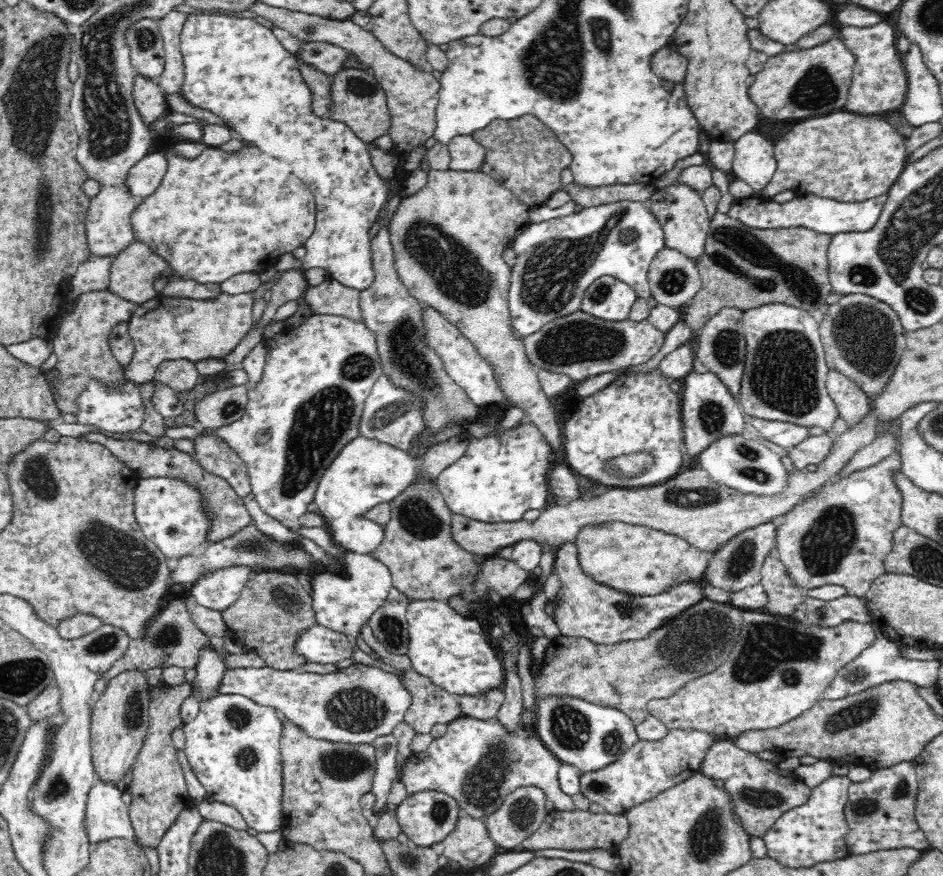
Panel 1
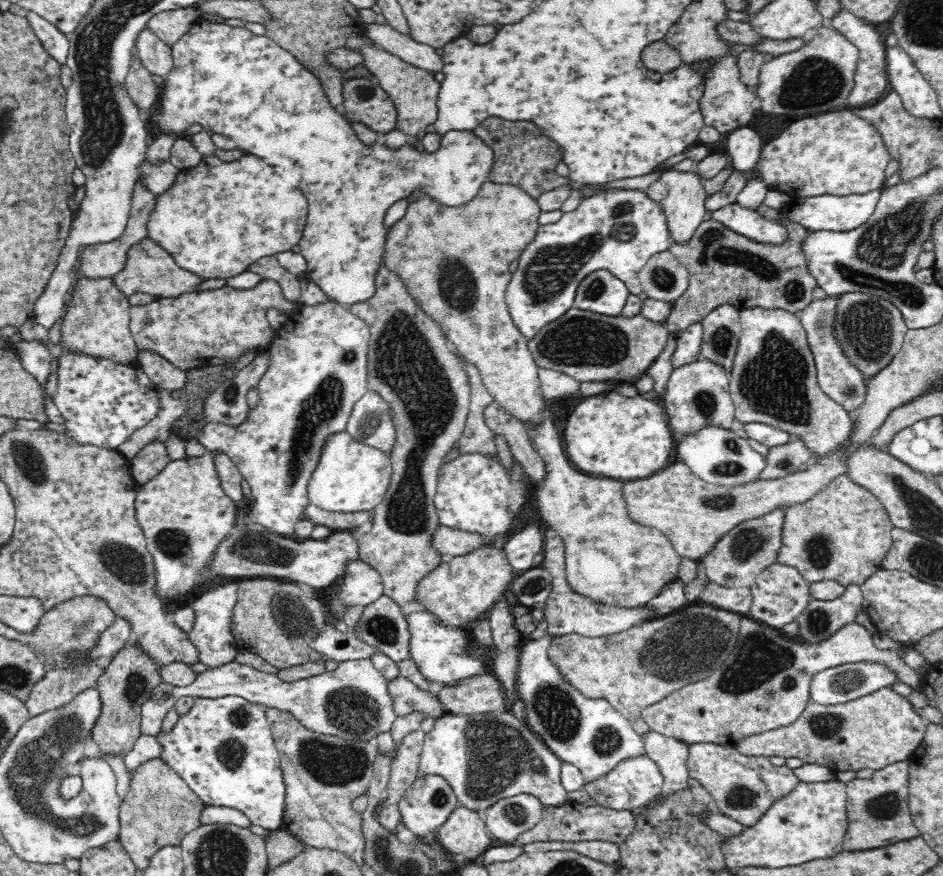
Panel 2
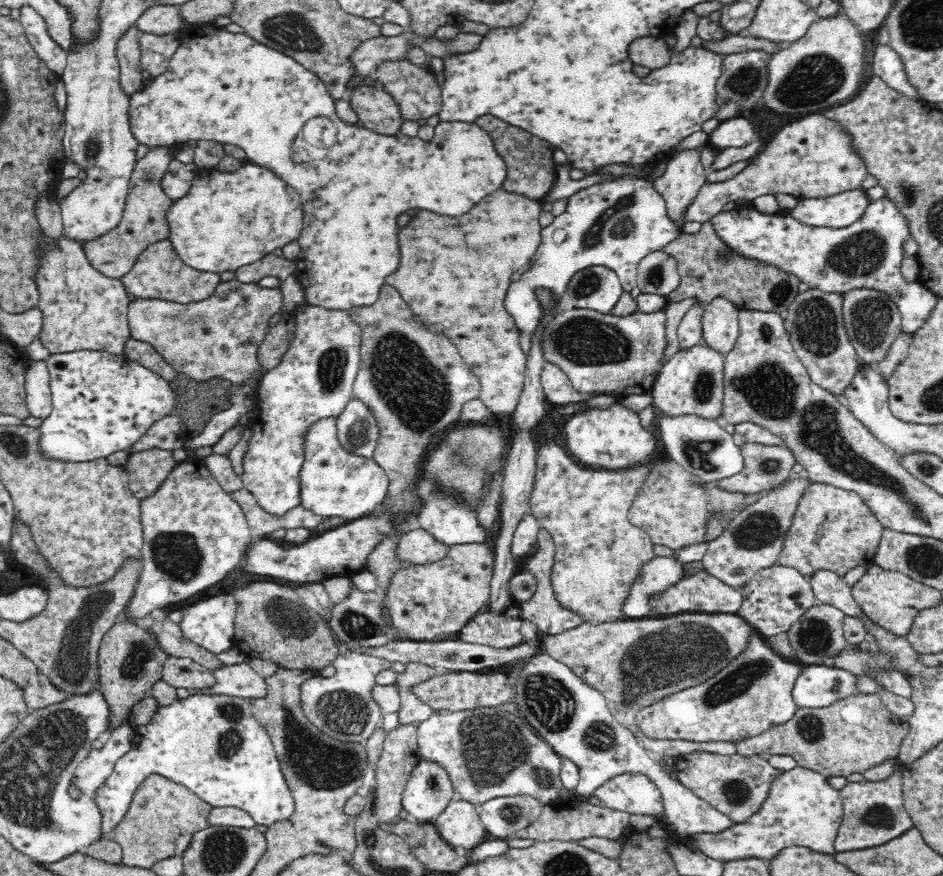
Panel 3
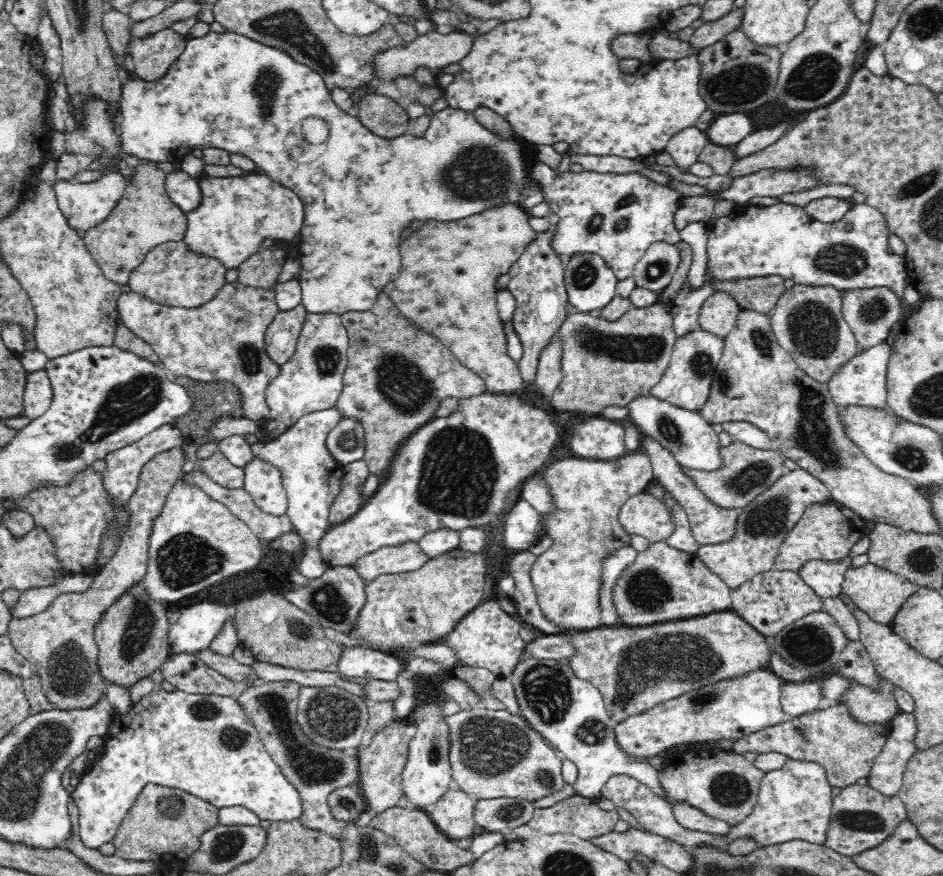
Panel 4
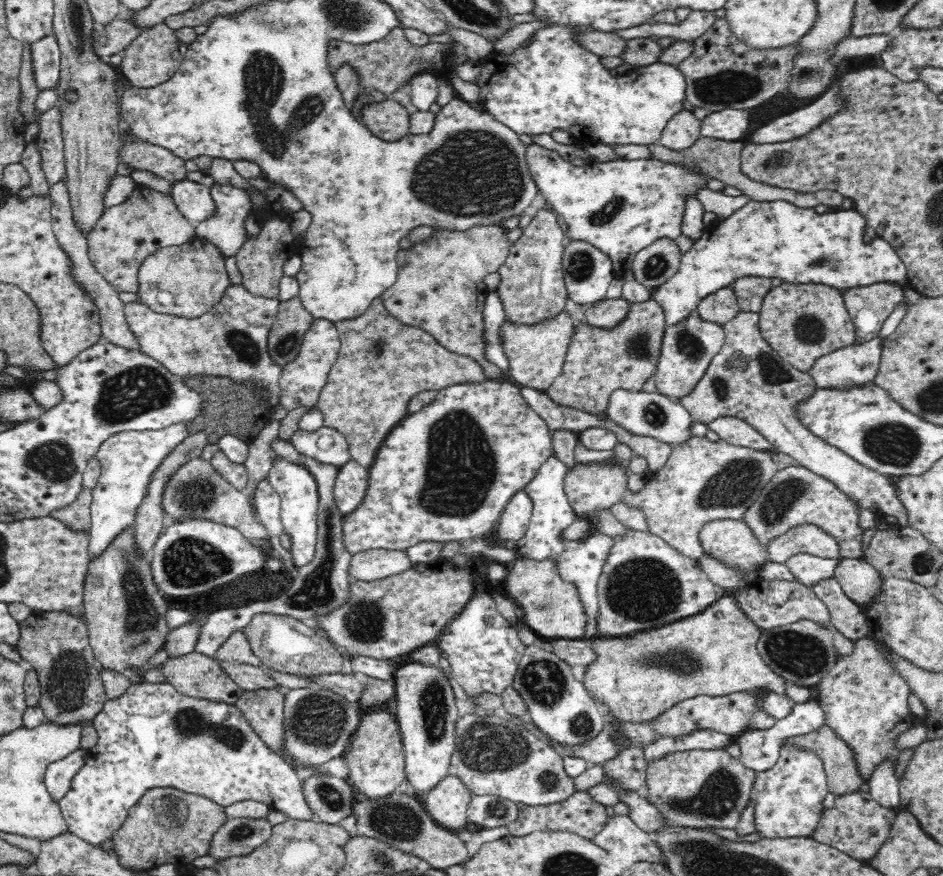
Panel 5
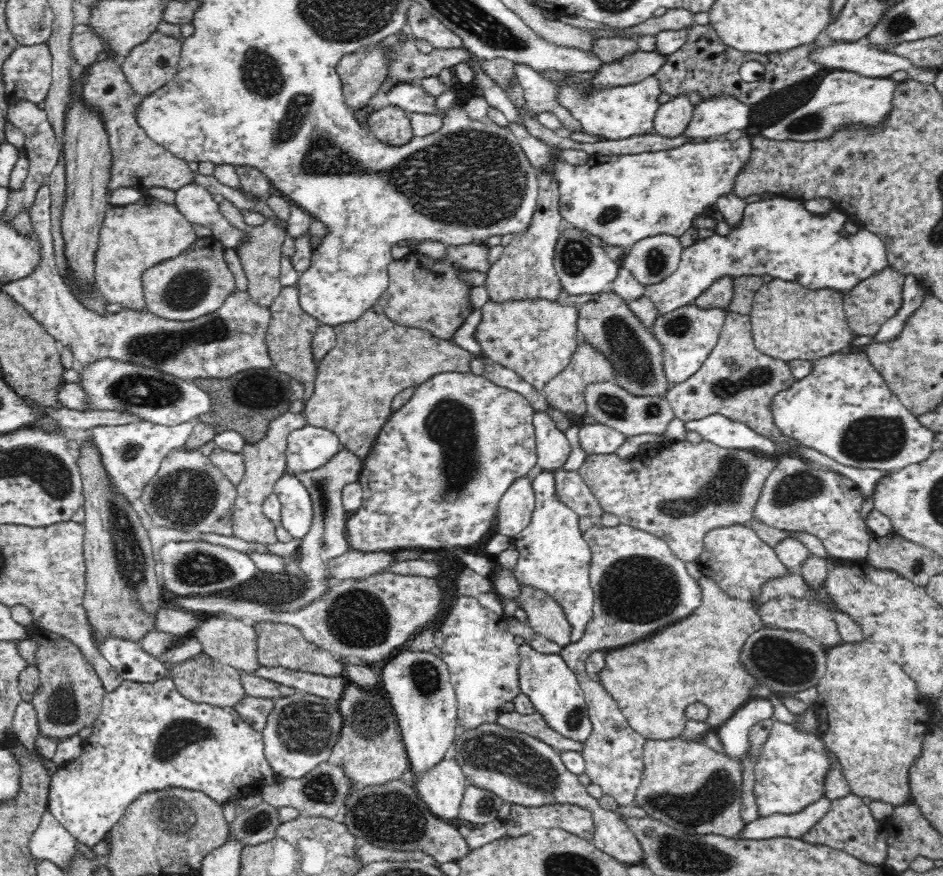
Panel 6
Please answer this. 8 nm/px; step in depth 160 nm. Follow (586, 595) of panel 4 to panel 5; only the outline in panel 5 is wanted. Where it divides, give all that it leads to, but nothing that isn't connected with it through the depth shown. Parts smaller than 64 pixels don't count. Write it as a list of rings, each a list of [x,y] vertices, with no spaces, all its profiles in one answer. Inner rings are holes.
[[[633,455],[630,458],[627,466],[621,466],[612,460],[611,463],[608,461],[603,462],[588,462],[588,463],[577,463],[574,468],[567,470],[564,482],[564,491],[568,497],[568,502],[574,511],[576,518],[574,520],[582,520],[589,523],[589,525],[594,525],[591,528],[589,537],[592,534],[600,533],[599,526],[597,526],[598,513],[600,511],[609,509],[616,503],[623,500],[623,496],[630,492],[629,490],[629,476],[631,474],[641,474],[644,475],[649,472],[649,464],[644,457],[639,457],[638,455]],[[553,558],[544,560],[518,559],[508,566],[509,574],[503,584],[505,594],[524,610],[524,623],[541,638],[582,639],[588,618],[581,605],[577,586],[559,573]]]

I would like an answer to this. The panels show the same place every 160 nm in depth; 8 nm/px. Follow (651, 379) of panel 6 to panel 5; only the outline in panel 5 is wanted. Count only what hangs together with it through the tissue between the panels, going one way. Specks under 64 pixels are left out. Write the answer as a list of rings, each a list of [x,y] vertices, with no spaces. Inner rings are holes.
[[[625,298],[604,299],[592,305],[579,316],[590,326],[612,330],[628,314],[631,303]]]

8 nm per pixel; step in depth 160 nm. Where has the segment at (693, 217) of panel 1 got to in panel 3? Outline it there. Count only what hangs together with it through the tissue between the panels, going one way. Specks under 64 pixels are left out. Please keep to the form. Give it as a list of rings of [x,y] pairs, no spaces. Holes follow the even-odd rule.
[[[700,150],[674,154],[666,162],[664,172],[650,179],[658,194],[665,200],[668,217],[680,226],[684,224],[688,207],[707,183],[706,168],[700,161]]]

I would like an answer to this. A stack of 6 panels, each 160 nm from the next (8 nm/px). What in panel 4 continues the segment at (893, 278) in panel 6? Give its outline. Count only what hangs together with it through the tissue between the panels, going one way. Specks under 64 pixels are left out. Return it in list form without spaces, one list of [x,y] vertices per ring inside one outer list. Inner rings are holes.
[[[886,287],[843,291],[843,317],[854,333],[858,351],[870,350],[880,343],[887,342],[887,338],[894,332],[892,326],[898,322],[900,316],[900,299]]]

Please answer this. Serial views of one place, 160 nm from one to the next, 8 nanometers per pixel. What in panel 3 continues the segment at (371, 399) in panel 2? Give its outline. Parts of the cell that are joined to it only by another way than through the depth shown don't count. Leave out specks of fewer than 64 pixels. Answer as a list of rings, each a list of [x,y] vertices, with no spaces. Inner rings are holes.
[[[353,397],[337,418],[336,427],[338,440],[348,452],[366,458],[373,456],[380,438],[380,425],[365,402]]]

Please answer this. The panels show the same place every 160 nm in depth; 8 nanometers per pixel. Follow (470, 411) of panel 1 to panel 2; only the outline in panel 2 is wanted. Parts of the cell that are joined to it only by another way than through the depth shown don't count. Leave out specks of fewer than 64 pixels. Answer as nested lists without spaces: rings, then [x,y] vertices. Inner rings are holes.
[[[385,261],[380,264],[378,272],[376,272],[376,288],[374,294],[364,300],[364,302],[358,302],[348,307],[352,314],[355,314],[358,318],[361,318],[369,326],[371,337],[369,338],[369,351],[368,351],[368,389],[370,391],[376,391],[386,402],[389,402],[390,411],[392,411],[392,417],[394,417],[394,425],[396,425],[396,442],[393,446],[392,452],[389,457],[392,459],[392,484],[388,488],[388,492],[384,495],[382,502],[373,509],[373,520],[372,528],[370,532],[363,534],[356,543],[358,543],[358,554],[359,558],[364,562],[367,562],[370,566],[374,567],[377,572],[380,573],[383,582],[384,594],[389,596],[396,604],[404,606],[410,604],[410,602],[418,601],[417,598],[417,586],[418,583],[427,575],[430,574],[437,566],[440,566],[446,558],[443,554],[440,554],[432,546],[433,536],[436,529],[441,525],[434,499],[438,488],[438,473],[443,465],[444,456],[446,456],[448,450],[457,444],[457,441],[462,436],[465,427],[467,426],[467,420],[470,416],[471,406],[471,394],[469,379],[465,372],[465,366],[463,362],[455,356],[451,345],[449,344],[443,328],[435,320],[432,320],[419,306],[418,303],[411,297],[411,294],[407,291],[406,285],[402,282],[402,279],[389,270],[388,266],[385,265]]]

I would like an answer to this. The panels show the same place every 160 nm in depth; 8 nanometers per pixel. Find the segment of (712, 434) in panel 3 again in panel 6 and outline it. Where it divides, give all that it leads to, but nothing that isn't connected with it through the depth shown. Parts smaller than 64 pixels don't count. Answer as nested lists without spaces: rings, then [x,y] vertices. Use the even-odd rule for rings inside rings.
[[[615,382],[590,384],[586,390],[585,399],[588,405],[588,415],[592,416],[596,423],[612,427],[626,437],[641,434],[663,436],[669,424],[677,418],[664,395],[634,396]]]

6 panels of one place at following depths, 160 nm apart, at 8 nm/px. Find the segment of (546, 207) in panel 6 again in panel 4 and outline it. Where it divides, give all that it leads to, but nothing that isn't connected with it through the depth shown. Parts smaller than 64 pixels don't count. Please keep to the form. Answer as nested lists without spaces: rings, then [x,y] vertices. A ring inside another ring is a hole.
[[[552,228],[538,233],[536,240],[521,252],[520,258],[509,270],[510,282],[507,289],[515,296],[517,302],[513,323],[523,345],[523,356],[518,362],[519,372],[526,387],[536,385],[540,354],[555,337],[567,314],[567,292],[564,284],[565,263],[550,247],[550,240],[552,240]]]

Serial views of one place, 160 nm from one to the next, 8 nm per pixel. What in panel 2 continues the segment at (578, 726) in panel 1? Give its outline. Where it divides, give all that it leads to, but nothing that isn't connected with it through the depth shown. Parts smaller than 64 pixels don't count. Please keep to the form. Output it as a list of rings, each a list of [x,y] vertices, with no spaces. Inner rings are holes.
[[[547,632],[521,648],[517,691],[525,704],[524,719],[560,760],[577,766],[585,782],[592,782],[622,760],[644,754],[644,741],[631,722],[607,700],[586,698],[560,675],[548,657],[552,638]]]

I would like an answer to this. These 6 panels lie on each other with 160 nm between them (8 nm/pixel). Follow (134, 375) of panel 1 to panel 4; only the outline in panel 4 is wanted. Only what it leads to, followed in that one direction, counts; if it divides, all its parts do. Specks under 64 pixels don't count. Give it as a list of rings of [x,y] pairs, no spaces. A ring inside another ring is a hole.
[[[238,280],[226,282],[212,300],[196,308],[158,304],[141,294],[129,291],[120,295],[117,309],[121,318],[120,324],[150,344],[171,377],[188,376],[200,382],[212,380],[232,383],[239,398],[238,405],[243,410],[243,417],[258,422],[267,420],[269,407],[265,393],[281,368],[268,357],[264,344],[266,331],[279,312],[274,288],[254,288]]]

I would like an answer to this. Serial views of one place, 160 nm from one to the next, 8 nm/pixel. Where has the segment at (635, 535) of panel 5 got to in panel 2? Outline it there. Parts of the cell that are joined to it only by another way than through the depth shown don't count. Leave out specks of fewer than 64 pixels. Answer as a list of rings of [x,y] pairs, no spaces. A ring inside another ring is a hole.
[[[708,582],[697,603],[745,615],[753,605],[753,594],[750,587],[728,588]]]

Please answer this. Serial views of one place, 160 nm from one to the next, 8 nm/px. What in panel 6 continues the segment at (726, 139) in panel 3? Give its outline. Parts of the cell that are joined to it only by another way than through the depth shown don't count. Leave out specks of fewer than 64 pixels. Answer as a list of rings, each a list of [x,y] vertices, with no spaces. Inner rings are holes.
[[[736,97],[704,99],[693,108],[693,118],[684,136],[722,138],[732,130],[744,131],[750,124],[750,107]]]

